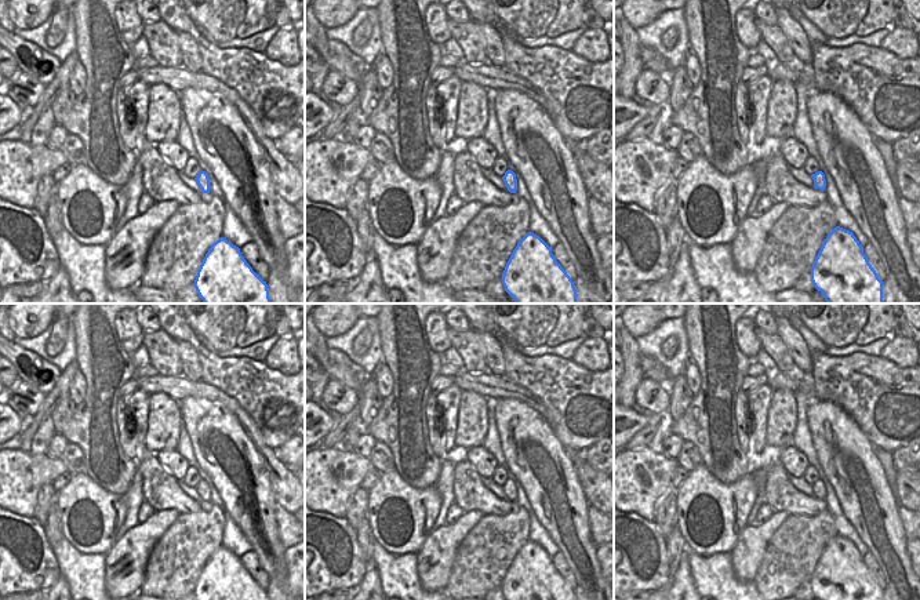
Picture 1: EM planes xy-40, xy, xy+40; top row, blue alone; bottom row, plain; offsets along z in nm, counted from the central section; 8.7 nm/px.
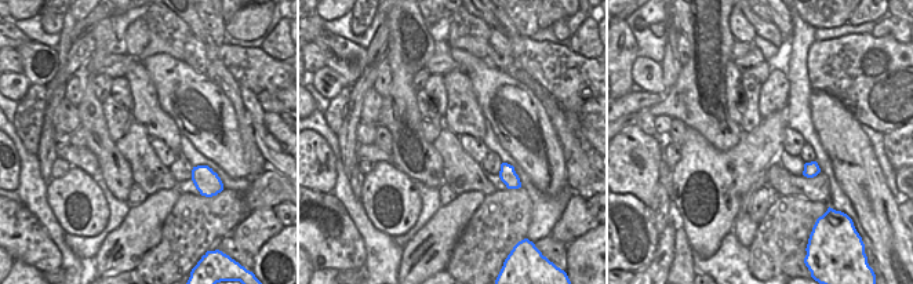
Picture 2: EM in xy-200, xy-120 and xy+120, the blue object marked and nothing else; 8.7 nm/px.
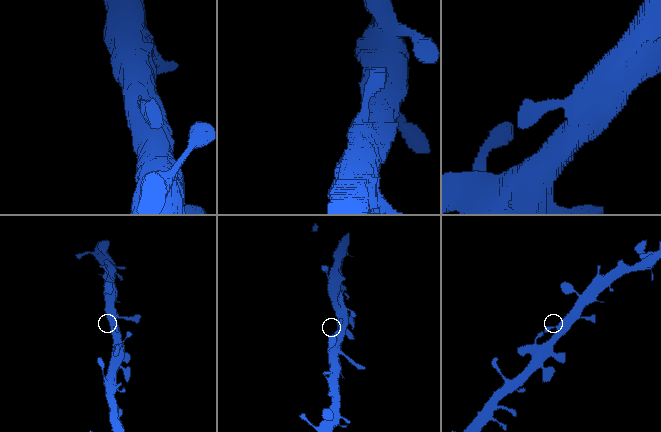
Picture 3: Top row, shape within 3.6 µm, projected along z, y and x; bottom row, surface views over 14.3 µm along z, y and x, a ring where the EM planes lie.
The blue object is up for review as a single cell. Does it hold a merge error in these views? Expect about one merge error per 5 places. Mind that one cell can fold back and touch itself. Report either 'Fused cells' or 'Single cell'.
Single cell.

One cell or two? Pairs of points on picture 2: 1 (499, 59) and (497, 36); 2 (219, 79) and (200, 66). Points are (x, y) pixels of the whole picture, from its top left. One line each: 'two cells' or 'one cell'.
1: one cell
2: two cells

